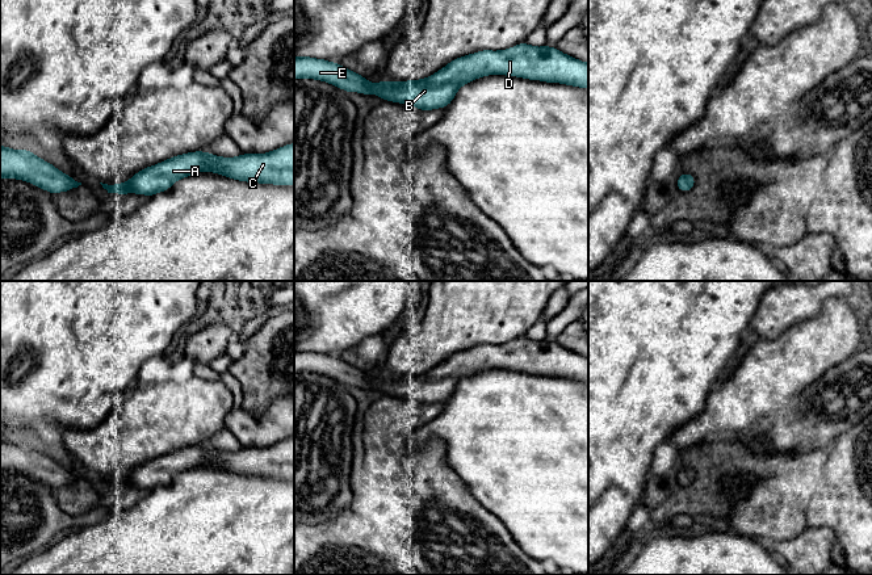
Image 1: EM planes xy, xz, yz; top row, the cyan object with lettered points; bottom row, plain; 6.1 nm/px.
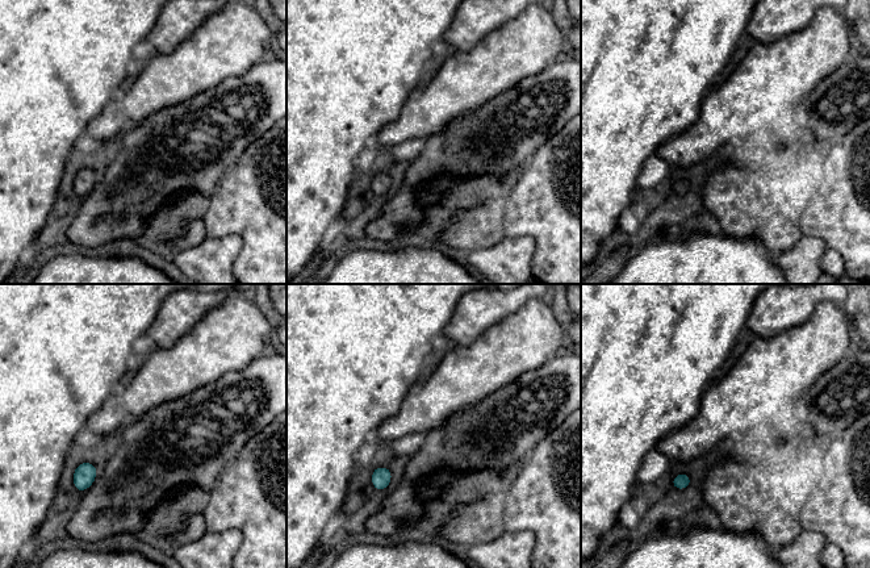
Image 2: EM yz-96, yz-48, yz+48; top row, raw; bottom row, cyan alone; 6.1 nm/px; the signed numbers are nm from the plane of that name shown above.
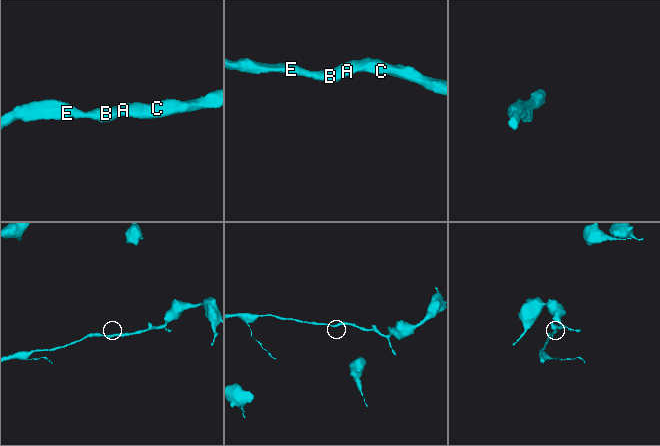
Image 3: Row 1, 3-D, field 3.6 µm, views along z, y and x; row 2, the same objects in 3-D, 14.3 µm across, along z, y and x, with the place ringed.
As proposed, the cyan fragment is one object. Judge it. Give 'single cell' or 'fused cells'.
single cell

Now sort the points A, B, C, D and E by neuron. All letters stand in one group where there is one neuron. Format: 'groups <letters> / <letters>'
groups A B C D E

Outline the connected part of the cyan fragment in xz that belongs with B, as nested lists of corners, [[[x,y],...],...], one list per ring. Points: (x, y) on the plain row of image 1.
[[[527,336],[507,344],[482,344],[453,353],[436,368],[422,374],[370,378],[366,372],[339,357],[310,351],[294,352],[294,373],[316,373],[340,383],[377,389],[383,395],[407,398],[423,406],[447,402],[460,381],[486,369],[517,370],[528,374],[561,377],[588,382],[588,357],[556,341],[533,341]]]

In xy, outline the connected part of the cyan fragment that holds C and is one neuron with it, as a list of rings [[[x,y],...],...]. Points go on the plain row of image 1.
[[[294,437],[268,448],[242,448],[238,452],[221,452],[210,446],[194,445],[147,461],[127,477],[100,478],[108,487],[138,487],[151,491],[168,484],[175,475],[202,465],[239,475],[294,479]]]

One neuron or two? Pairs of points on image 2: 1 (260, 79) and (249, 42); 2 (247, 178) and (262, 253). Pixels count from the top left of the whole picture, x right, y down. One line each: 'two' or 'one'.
1: two
2: one

